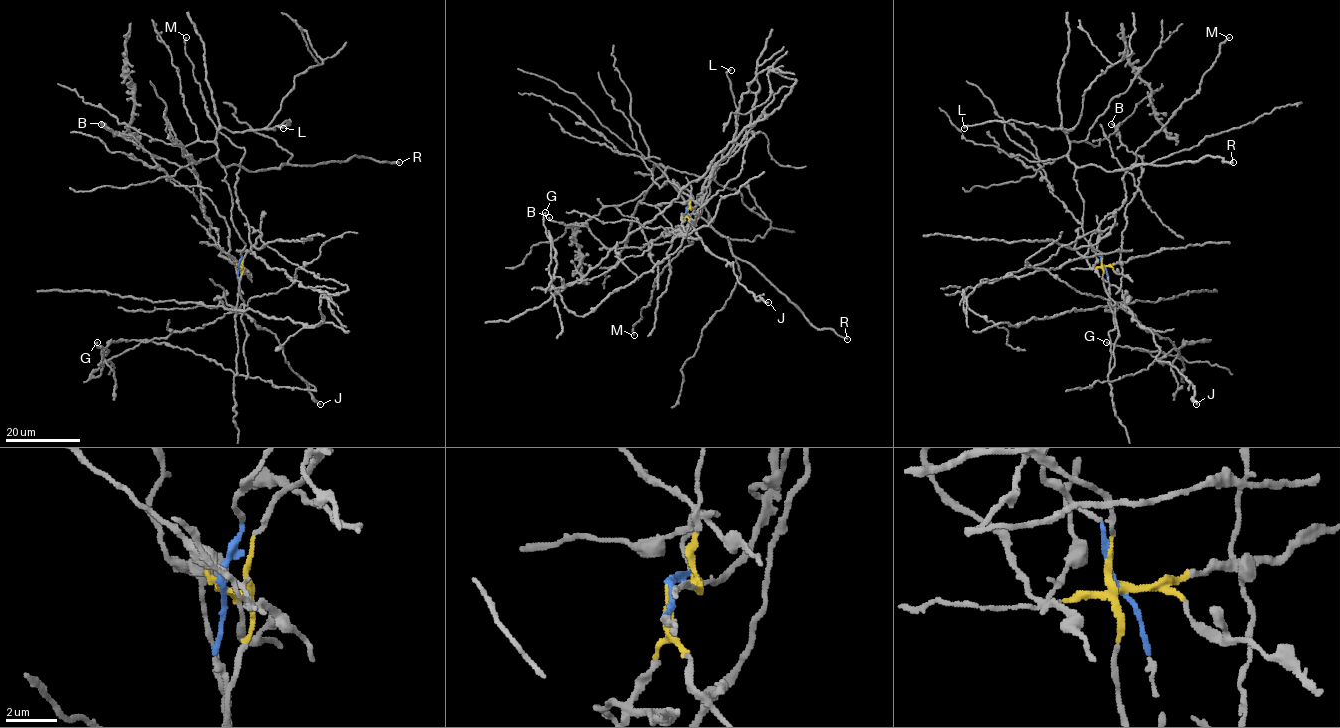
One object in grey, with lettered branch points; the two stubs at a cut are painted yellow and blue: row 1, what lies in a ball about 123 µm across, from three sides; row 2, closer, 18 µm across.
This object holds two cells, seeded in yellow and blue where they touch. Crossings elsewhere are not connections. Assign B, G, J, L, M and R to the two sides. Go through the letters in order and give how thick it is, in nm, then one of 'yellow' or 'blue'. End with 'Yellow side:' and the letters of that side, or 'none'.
B: 160 nm thick; yellow
G: 200 nm thick; yellow
J: 200 nm thick; yellow
L: 170 nm thick; blue
M: 160 nm thick; yellow
R: 240 nm thick; blue
Yellow side: B, G, J, M

